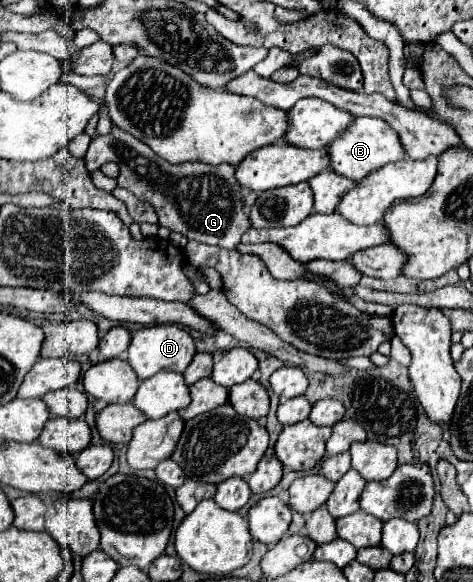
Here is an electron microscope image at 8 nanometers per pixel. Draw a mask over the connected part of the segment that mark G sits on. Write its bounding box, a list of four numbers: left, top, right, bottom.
[84,127,252,249]

